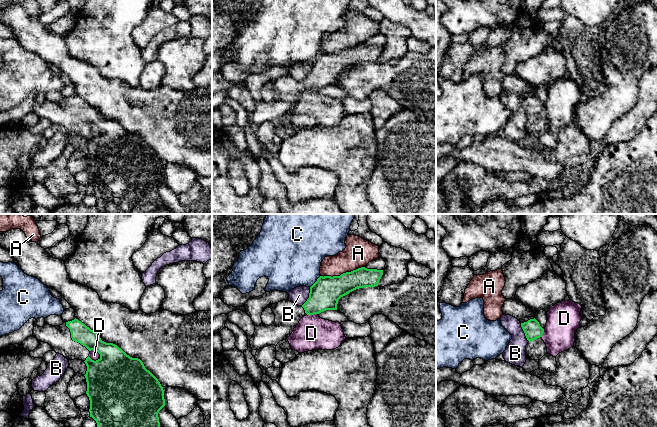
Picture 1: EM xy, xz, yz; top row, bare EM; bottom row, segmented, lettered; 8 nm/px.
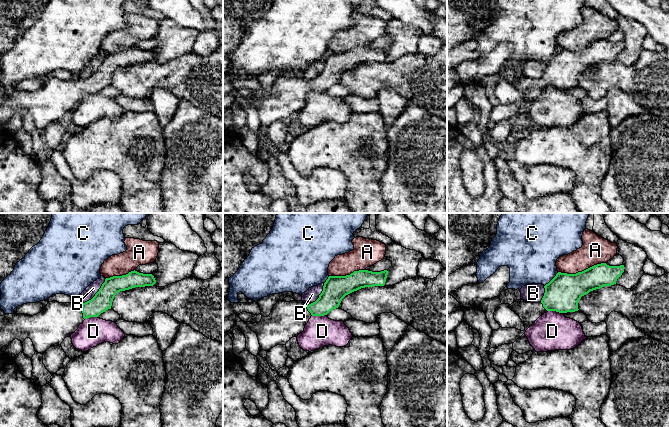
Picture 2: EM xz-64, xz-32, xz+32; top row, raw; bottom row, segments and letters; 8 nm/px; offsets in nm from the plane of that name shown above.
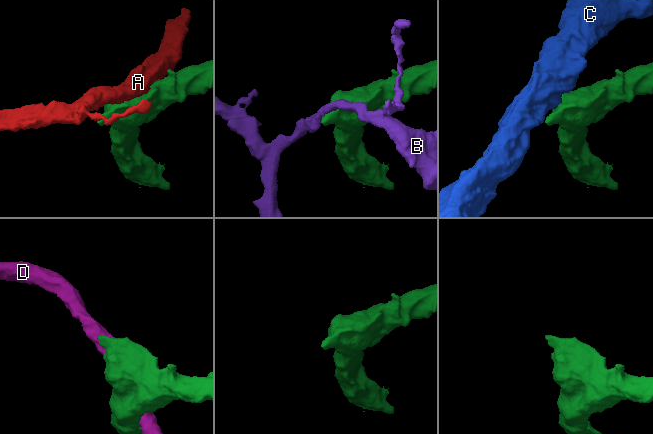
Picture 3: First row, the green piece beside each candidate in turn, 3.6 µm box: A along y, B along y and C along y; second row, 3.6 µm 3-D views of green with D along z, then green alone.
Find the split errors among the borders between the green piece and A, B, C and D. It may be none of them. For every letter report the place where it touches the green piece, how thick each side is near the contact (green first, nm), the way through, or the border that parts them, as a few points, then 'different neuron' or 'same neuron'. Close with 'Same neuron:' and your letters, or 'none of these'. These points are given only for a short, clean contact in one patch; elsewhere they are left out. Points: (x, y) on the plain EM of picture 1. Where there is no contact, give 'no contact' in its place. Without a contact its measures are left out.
A: contact xz (343, 49); calibres 240 and 220 nm; different neuron
B: contact xz (309, 72); calibres 240 and 140 nm; different neuron
C: contact xz (316, 57); calibres 240 and 440 nm; border xz (320, 51), (310, 63); different neuron
D: contact xy (98, 128); calibres 400 and 70 nm; different neuron
Same neuron: none of these

